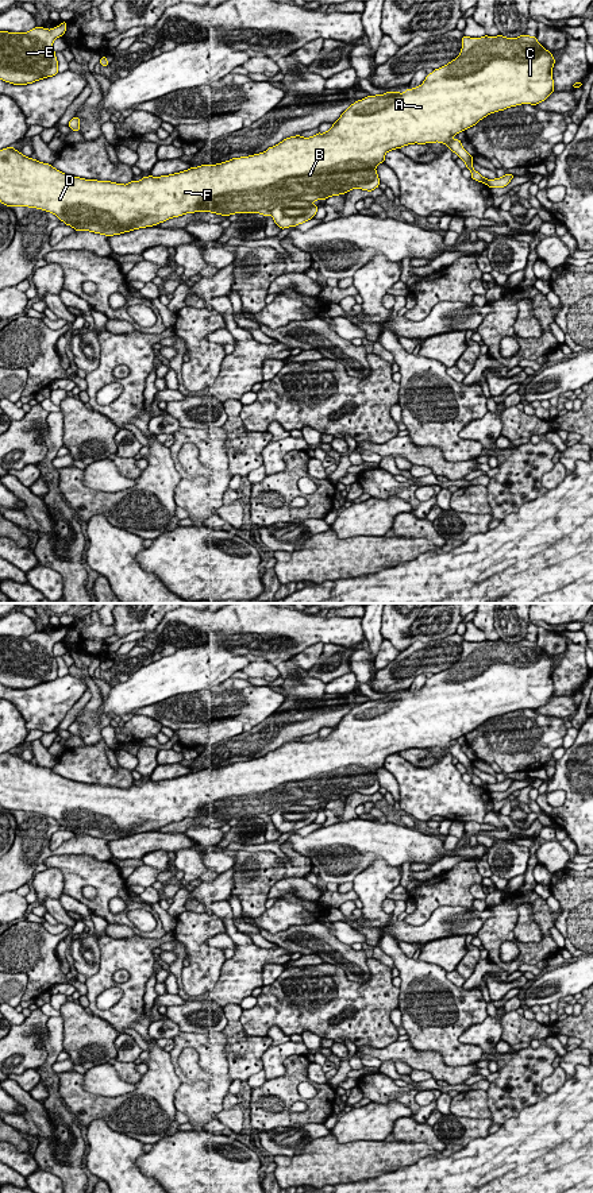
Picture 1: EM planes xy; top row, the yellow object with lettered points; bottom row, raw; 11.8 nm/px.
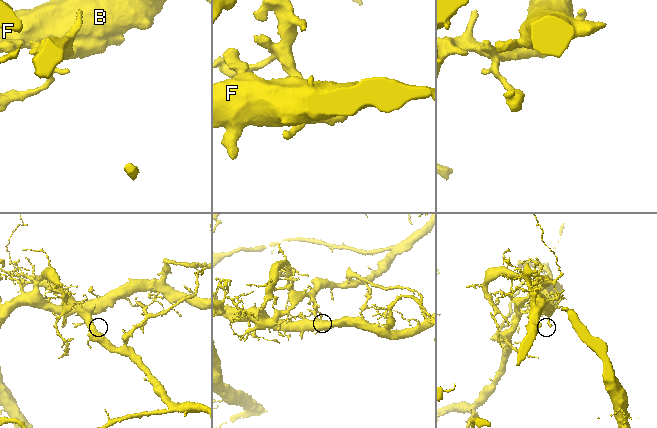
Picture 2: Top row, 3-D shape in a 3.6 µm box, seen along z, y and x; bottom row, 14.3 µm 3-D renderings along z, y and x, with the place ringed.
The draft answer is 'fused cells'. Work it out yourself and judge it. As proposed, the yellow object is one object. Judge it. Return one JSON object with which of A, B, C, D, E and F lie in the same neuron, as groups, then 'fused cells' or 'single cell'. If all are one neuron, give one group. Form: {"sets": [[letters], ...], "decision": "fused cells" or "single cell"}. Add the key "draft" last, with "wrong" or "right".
{"sets": [["A", "B", "C", "D", "F"], ["E"]], "decision": "fused cells", "draft": "right"}

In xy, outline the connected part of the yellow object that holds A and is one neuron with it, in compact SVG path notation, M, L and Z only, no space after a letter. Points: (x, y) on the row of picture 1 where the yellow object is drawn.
M524 34L519 38L463 35L461 54L430 73L420 86L358 100L324 134L290 136L265 152L169 175L142 177L127 185L69 175L49 163L24 157L15 147L7 147L0 150L0 202L43 209L76 231L105 236L153 227L195 212L269 216L276 206L290 201L312 202L351 189L371 192L381 184L376 167L384 163L388 151L435 142L446 144L466 163L471 178L486 185L488 179L473 169L473 157L459 139L451 138L493 112L544 101L554 92L555 59L551 53L535 36Z

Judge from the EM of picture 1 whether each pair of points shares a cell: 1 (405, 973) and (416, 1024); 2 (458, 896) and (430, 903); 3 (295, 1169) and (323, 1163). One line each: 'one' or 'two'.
1: one
2: one
3: one

